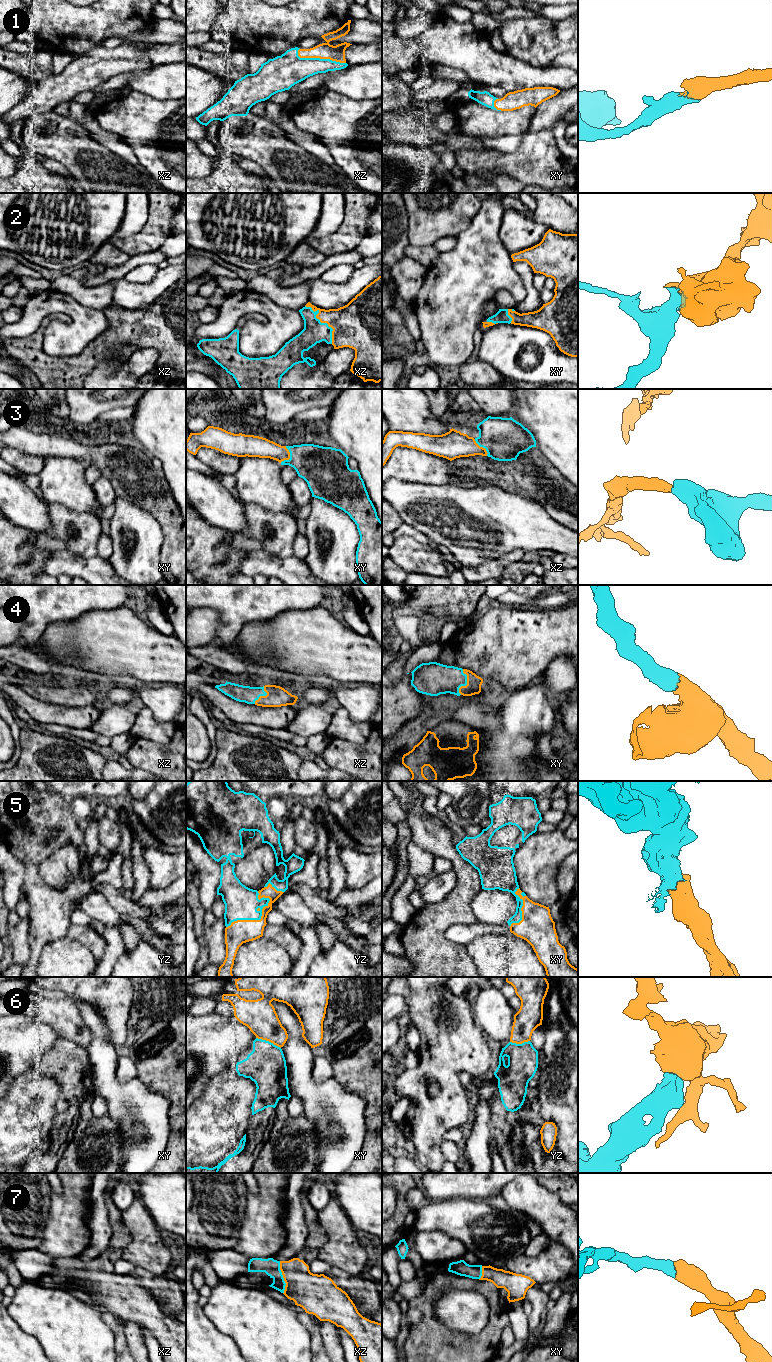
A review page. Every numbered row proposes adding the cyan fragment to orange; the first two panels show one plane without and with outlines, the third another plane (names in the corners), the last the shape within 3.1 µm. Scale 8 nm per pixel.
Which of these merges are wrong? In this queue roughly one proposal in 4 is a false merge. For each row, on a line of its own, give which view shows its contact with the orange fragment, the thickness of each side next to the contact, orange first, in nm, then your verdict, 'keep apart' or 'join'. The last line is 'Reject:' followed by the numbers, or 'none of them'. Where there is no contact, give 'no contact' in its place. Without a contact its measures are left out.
1: meets orange in xz; 130 nm thick on the orange side, 240 nm on the other; join
2: meets orange in xz; 340 nm thick on the orange side, 180 nm on the other; join
3: meets orange in xy; 160 nm thick on the orange side, 320 nm on the other; join
4: meets orange in xy; 120 nm thick on the orange side, 240 nm on the other; join
5: meets orange in yz; 190 nm thick on the orange side, 280 nm on the other; join
6: meets orange in xy; 260 nm thick on the orange side, 320 nm on the other; keep apart
7: meets orange in xz; 300 nm thick on the orange side, 140 nm on the other; join
Reject: 6

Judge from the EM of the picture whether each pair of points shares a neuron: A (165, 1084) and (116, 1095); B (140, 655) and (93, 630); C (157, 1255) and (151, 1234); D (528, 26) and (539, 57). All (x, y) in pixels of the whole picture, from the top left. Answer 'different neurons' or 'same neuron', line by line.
A: different neurons
B: same neuron
C: same neuron
D: same neuron

